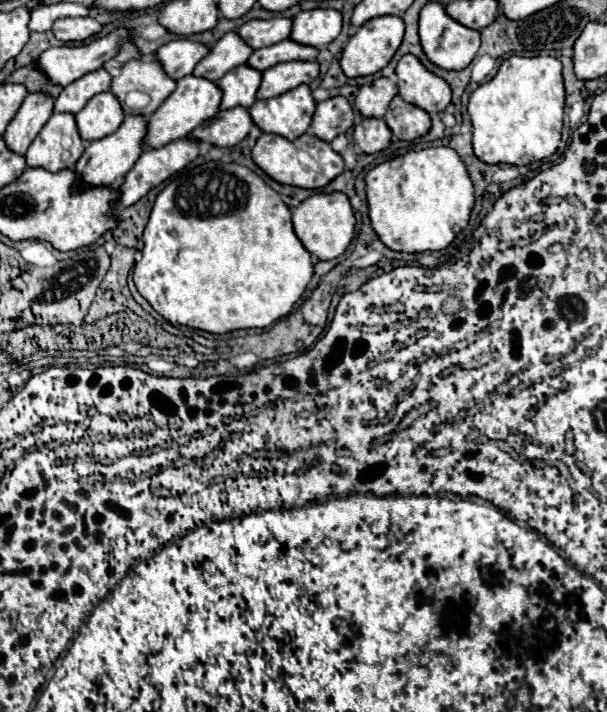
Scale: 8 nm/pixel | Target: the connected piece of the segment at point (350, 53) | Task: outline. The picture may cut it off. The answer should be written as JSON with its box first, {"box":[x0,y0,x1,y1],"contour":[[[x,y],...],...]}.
{"box":[340,15,404,77],"contour":[[[384,15],[384,17],[374,17],[368,23],[364,23],[348,41],[348,45],[342,51],[340,57],[340,67],[346,77],[362,77],[362,75],[372,75],[380,69],[384,69],[390,59],[394,57],[396,49],[400,47],[400,41],[404,37],[404,21],[394,15]]]}

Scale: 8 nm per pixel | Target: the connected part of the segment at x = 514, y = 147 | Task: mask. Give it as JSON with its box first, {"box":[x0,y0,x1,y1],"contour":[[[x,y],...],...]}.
{"box":[468,55,564,165],"contour":[[[512,55],[502,61],[496,75],[480,85],[468,101],[468,113],[474,125],[474,153],[480,161],[496,165],[528,165],[550,157],[560,145],[562,119],[564,119],[564,85],[562,63],[556,57],[518,57]]]}

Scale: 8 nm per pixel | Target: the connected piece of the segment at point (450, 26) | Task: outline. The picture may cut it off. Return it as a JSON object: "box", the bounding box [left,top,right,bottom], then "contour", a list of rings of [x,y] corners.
{"box":[418,1,480,71],"contour":[[[428,1],[424,5],[424,9],[420,11],[418,33],[420,33],[420,43],[422,43],[426,57],[436,67],[446,69],[446,71],[460,71],[460,69],[468,67],[468,63],[476,57],[476,53],[480,49],[480,33],[474,29],[468,29],[468,27],[460,25],[458,21],[454,21],[452,17],[448,17],[448,13],[444,11],[444,7],[438,1]]]}

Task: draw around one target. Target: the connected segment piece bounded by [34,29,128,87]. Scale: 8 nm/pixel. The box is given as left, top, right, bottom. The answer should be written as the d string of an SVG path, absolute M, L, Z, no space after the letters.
M116 29L88 45L50 47L42 51L34 63L52 85L66 87L82 75L100 69L104 61L112 59L118 53L118 39L122 37L128 37L126 29Z

